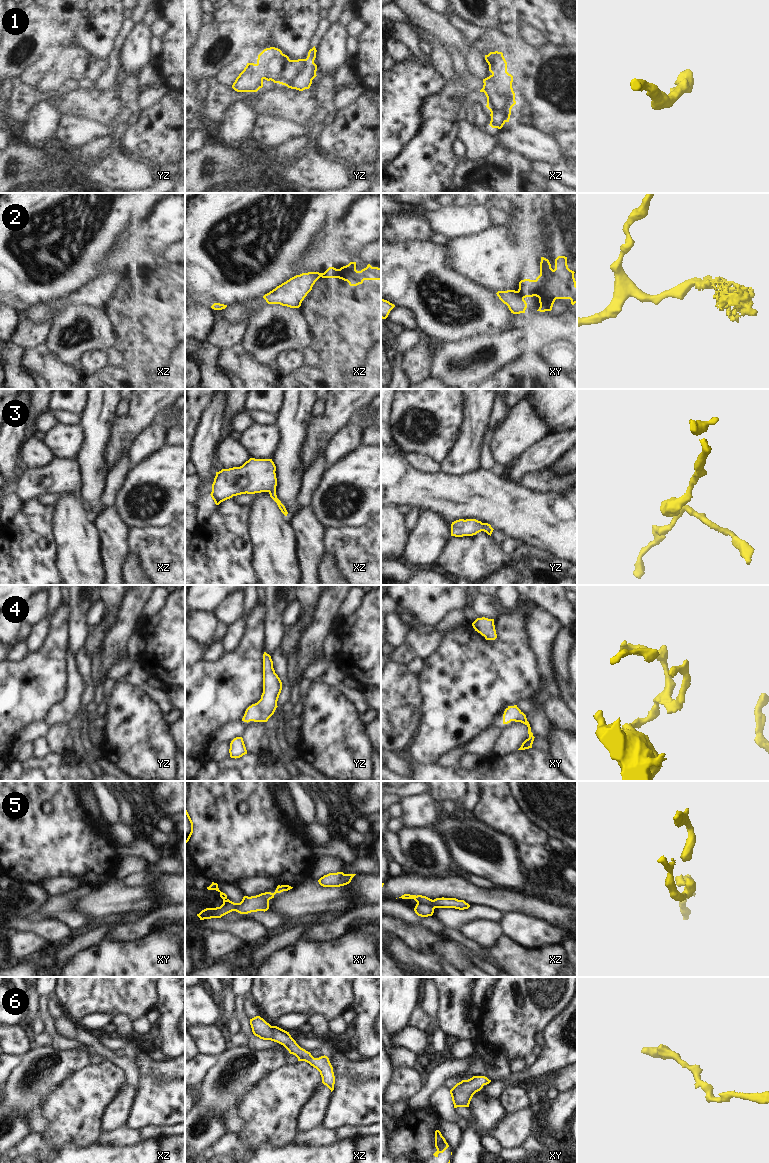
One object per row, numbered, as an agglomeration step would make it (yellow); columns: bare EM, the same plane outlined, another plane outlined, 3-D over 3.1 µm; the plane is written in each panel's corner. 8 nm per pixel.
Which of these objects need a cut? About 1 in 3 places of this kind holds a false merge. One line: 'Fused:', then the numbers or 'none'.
Fused: 2, 5

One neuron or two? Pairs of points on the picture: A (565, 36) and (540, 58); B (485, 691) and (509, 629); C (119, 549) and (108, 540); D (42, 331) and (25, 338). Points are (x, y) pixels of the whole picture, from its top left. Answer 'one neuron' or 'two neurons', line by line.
A: two neurons
B: one neuron
C: one neuron
D: one neuron

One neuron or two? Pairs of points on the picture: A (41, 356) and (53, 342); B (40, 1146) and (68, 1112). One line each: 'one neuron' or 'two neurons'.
A: two neurons
B: two neurons

